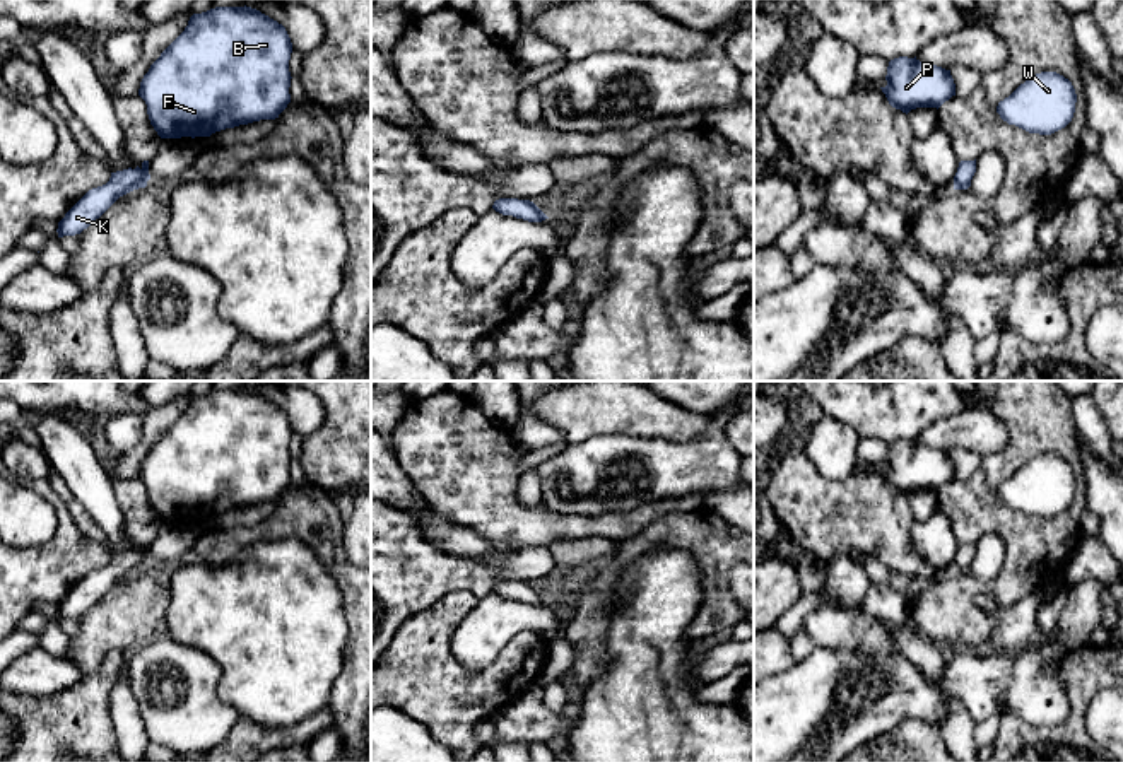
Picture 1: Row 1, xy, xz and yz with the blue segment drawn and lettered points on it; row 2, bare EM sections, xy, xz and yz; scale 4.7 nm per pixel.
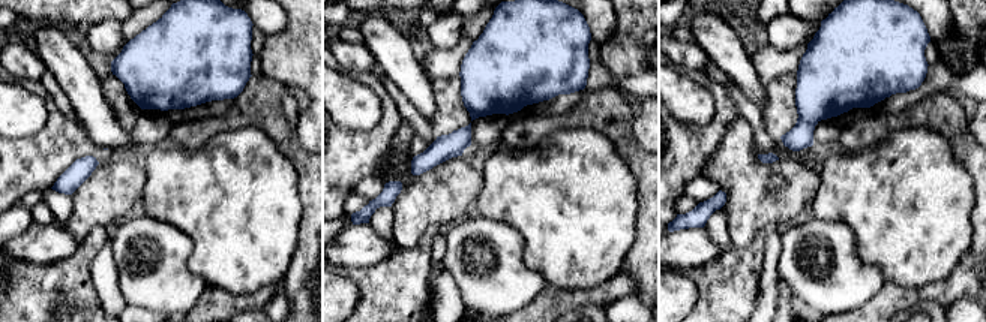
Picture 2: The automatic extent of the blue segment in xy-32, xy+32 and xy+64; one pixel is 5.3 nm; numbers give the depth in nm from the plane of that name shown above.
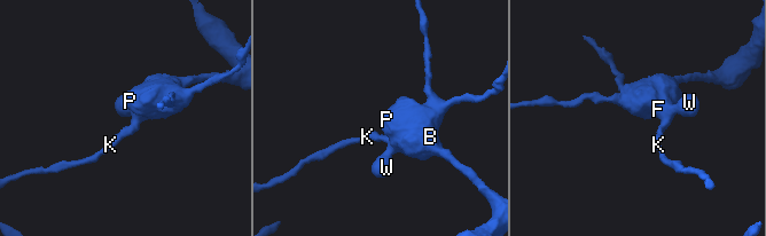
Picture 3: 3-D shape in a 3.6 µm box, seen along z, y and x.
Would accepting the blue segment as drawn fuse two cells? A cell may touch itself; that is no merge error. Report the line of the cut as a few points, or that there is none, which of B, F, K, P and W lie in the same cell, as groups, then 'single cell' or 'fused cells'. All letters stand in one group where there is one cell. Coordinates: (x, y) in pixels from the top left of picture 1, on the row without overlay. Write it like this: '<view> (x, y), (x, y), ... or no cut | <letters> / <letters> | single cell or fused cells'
no cut | B F K P W | single cell

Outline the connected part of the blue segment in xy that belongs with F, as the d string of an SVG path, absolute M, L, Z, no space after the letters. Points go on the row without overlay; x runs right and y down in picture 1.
M215 390L193 396L185 413L144 458L138 478L161 521L210 519L215 514L275 502L291 485L291 420L282 407L251 390Z

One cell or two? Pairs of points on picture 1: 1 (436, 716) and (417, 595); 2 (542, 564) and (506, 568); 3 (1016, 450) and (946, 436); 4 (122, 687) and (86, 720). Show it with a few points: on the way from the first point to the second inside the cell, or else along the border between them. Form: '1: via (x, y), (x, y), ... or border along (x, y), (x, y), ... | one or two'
1: border along (455, 592), (412, 614), (392, 639) | two
2: via (534, 564), (515, 566) | one
3: border along (988, 409), (1004, 424), (1007, 443), (981, 457) | two
4: border along (118, 680), (110, 697), (113, 737) | two

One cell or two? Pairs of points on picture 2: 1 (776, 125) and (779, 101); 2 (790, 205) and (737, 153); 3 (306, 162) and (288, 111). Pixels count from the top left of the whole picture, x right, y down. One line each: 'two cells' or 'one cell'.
1: one cell
2: one cell
3: one cell

